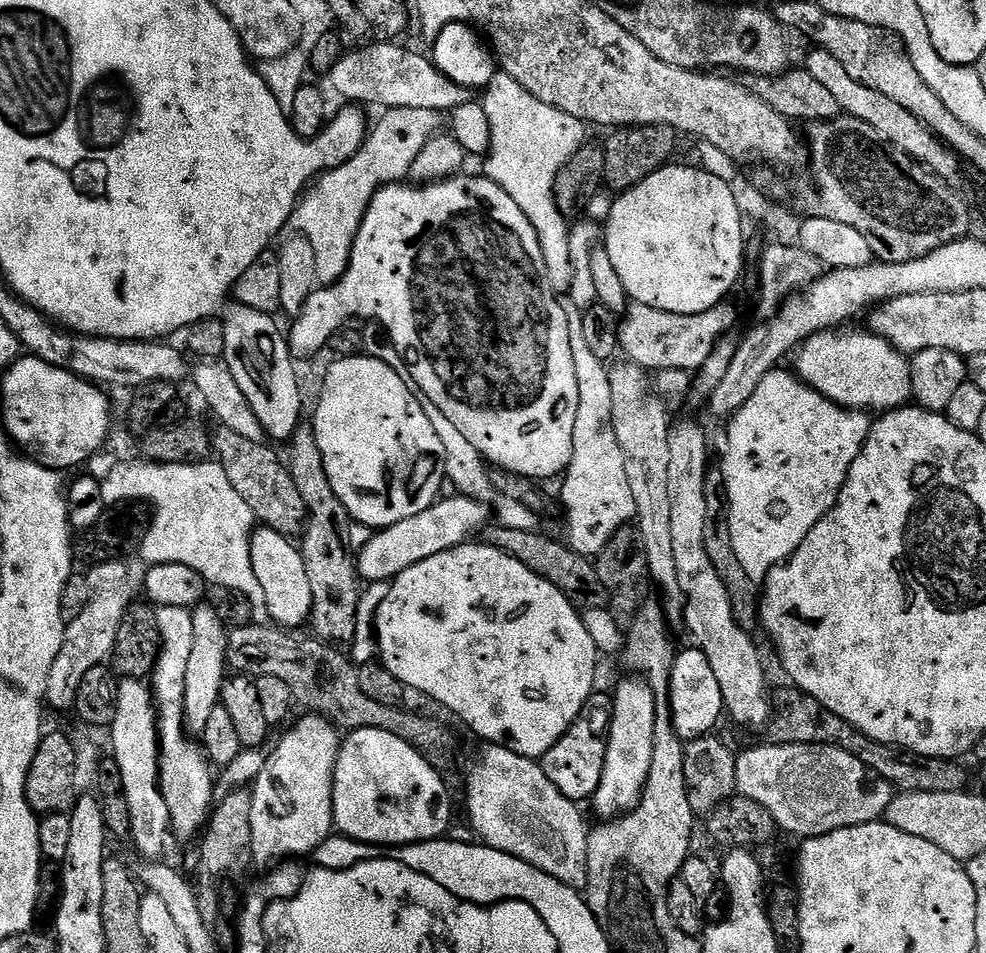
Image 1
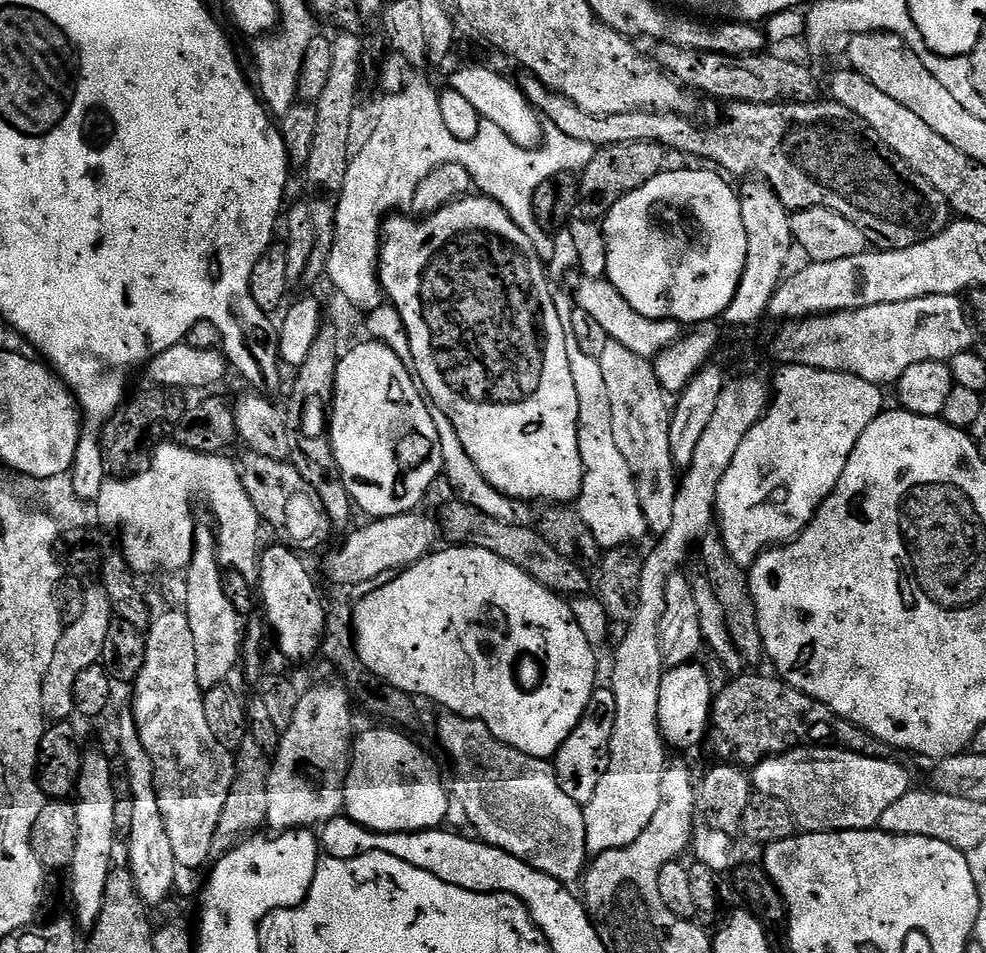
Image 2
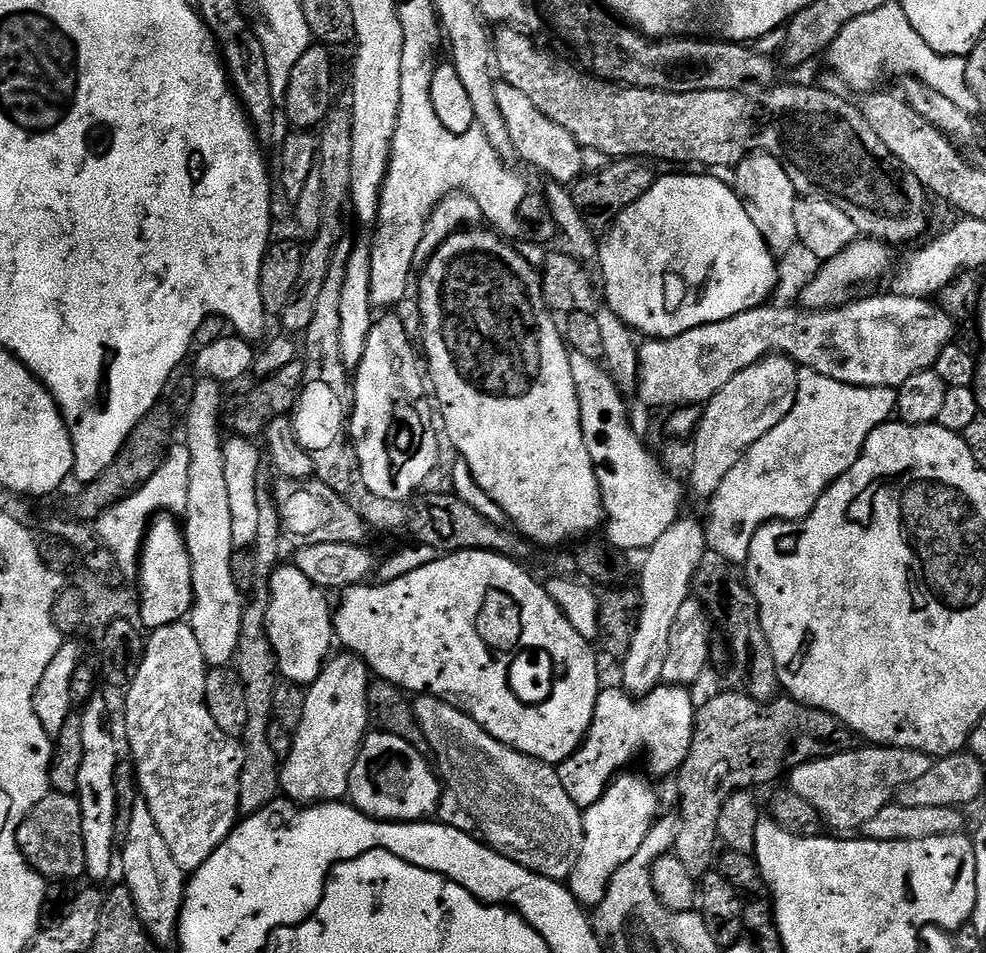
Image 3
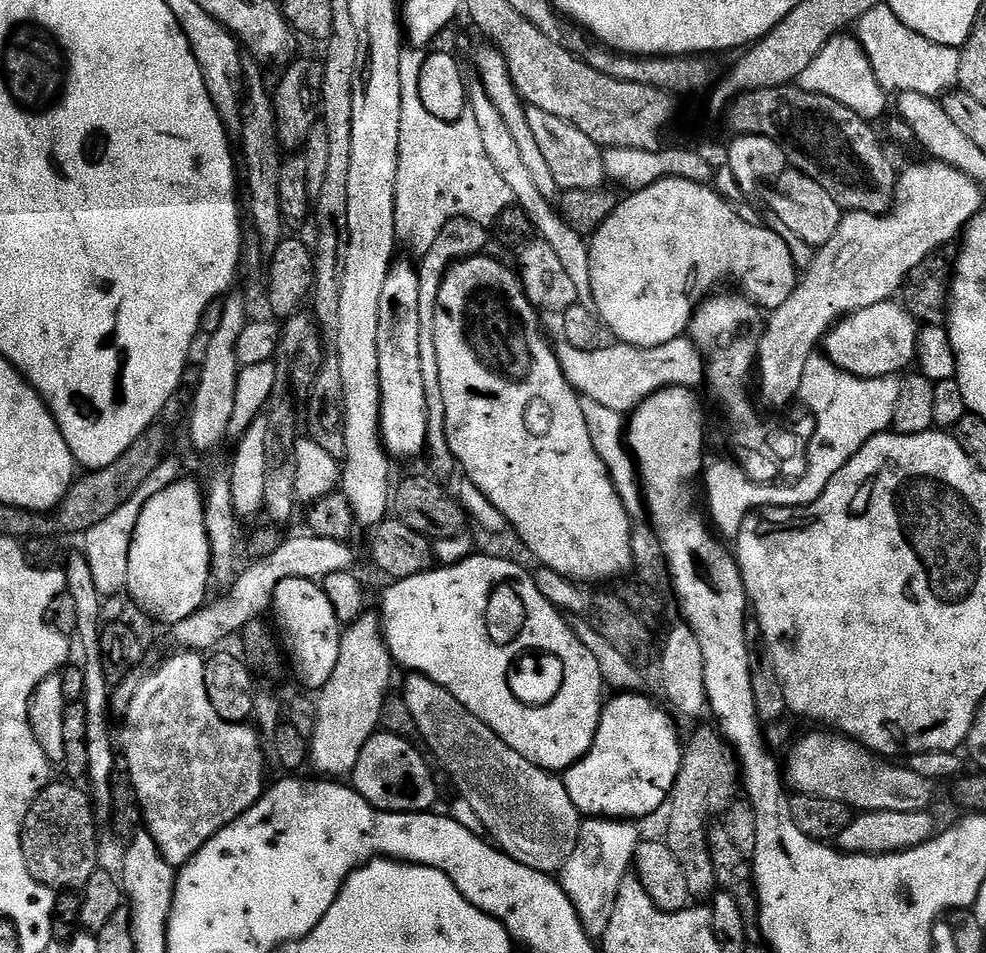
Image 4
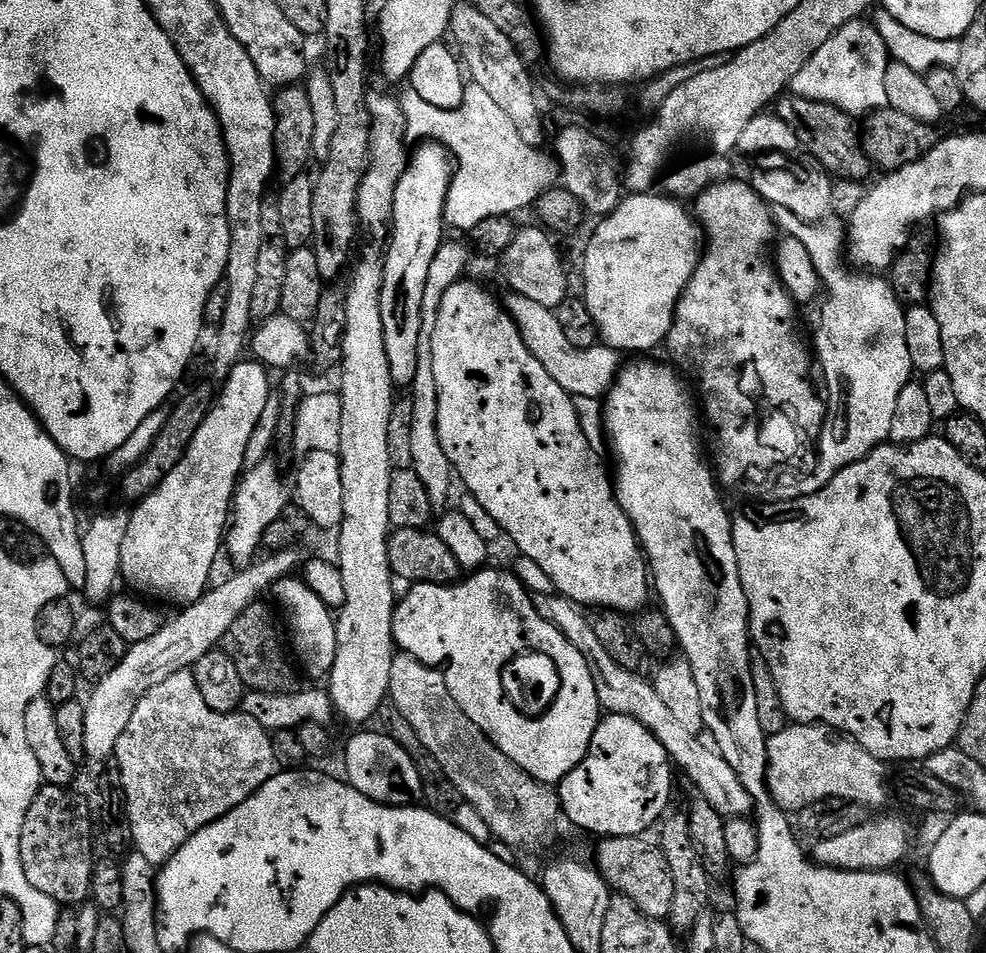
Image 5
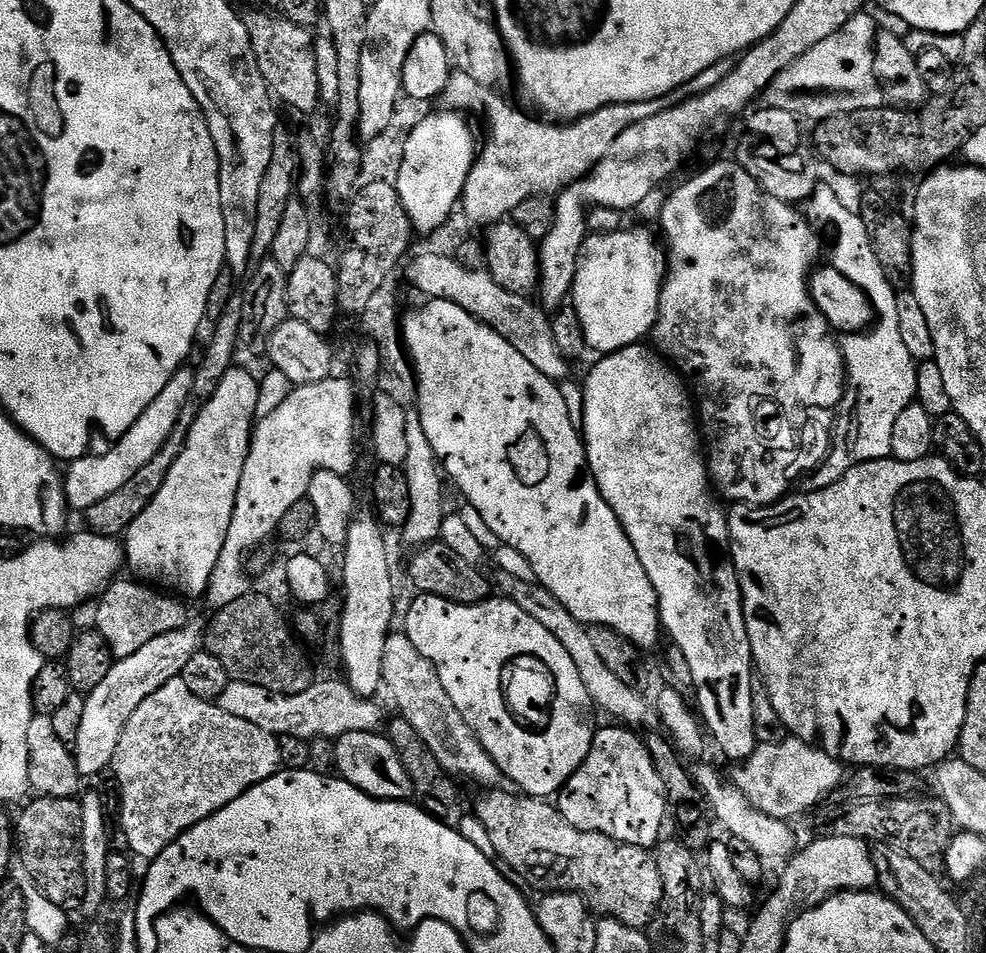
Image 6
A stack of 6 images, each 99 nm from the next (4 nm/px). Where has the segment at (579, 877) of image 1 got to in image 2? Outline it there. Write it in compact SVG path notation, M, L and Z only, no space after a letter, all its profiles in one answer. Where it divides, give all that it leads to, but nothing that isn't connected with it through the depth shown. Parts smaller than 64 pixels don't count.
M451 714L441 715L441 720L436 724L436 736L440 739L442 747L448 751L448 756L452 759L452 780L450 776L450 788L460 799L460 804L464 807L464 812L468 815L470 823L476 827L475 835L479 837L485 844L492 844L495 848L501 848L503 852L509 852L514 858L518 858L522 862L526 862L534 870L538 870L542 874L546 874L550 878L560 881L562 884L571 885L572 880L579 881L586 871L586 861L589 859L590 853L586 846L586 822L584 821L584 809L581 805L574 802L574 798L562 790L562 786L558 786L558 778L556 777L555 767L547 760L539 760L530 754L521 754L518 750L514 750L510 746L506 746L498 738L494 738L494 734L490 734L490 730L481 720L471 720L465 716L454 716Z

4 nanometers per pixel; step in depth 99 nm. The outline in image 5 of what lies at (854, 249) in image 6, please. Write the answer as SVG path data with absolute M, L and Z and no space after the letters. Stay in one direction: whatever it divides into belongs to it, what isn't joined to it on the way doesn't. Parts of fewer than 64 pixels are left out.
M776 208L774 212L776 227L784 236L793 236L806 246L810 258L814 262L814 270L821 281L826 282L826 292L832 297L824 304L820 312L820 325L816 328L816 348L814 344L814 360L824 371L824 380L828 383L826 392L826 428L828 432L818 440L820 461L808 480L808 488L815 490L825 488L829 482L846 466L866 458L890 437L890 425L894 423L894 410L898 407L898 394L913 379L914 369L910 353L906 348L906 311L894 294L889 281L877 278L872 274L856 274L851 276L844 269L845 257L842 253L846 248L846 228L839 219L829 218L814 224L800 220L790 210Z

